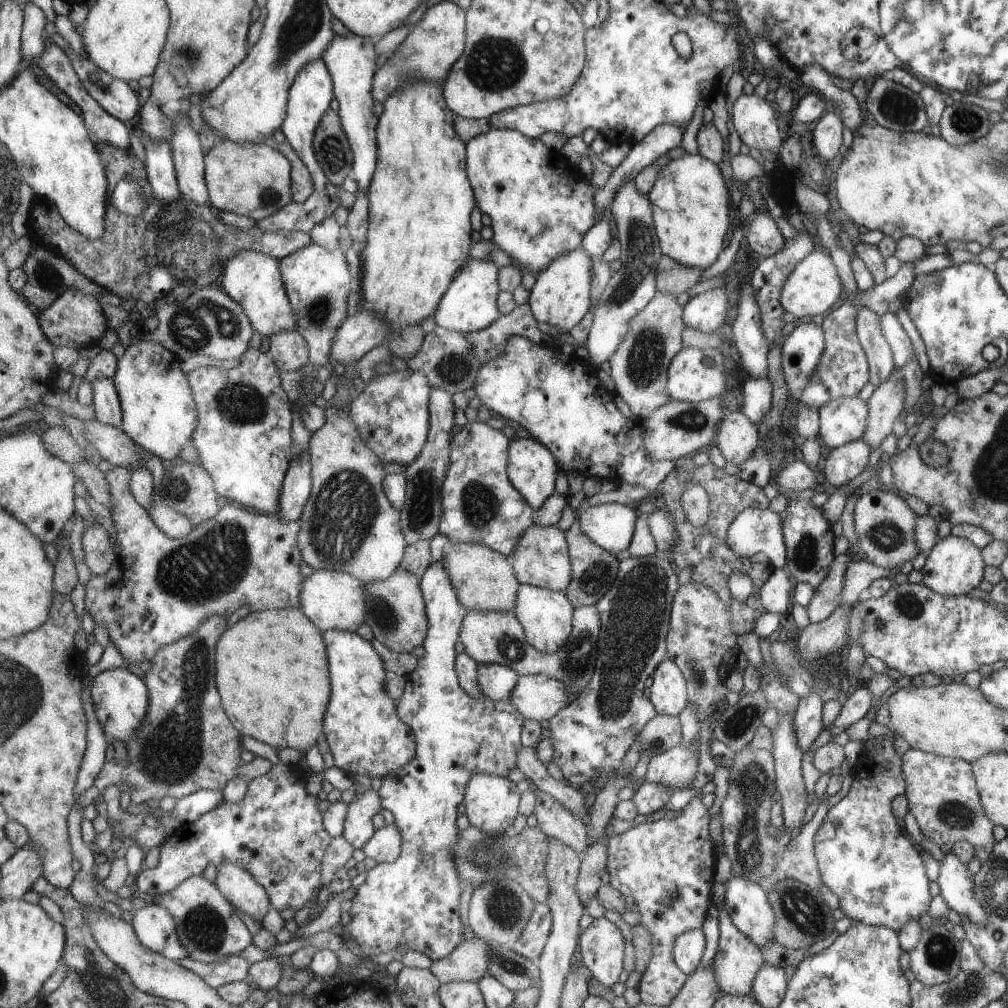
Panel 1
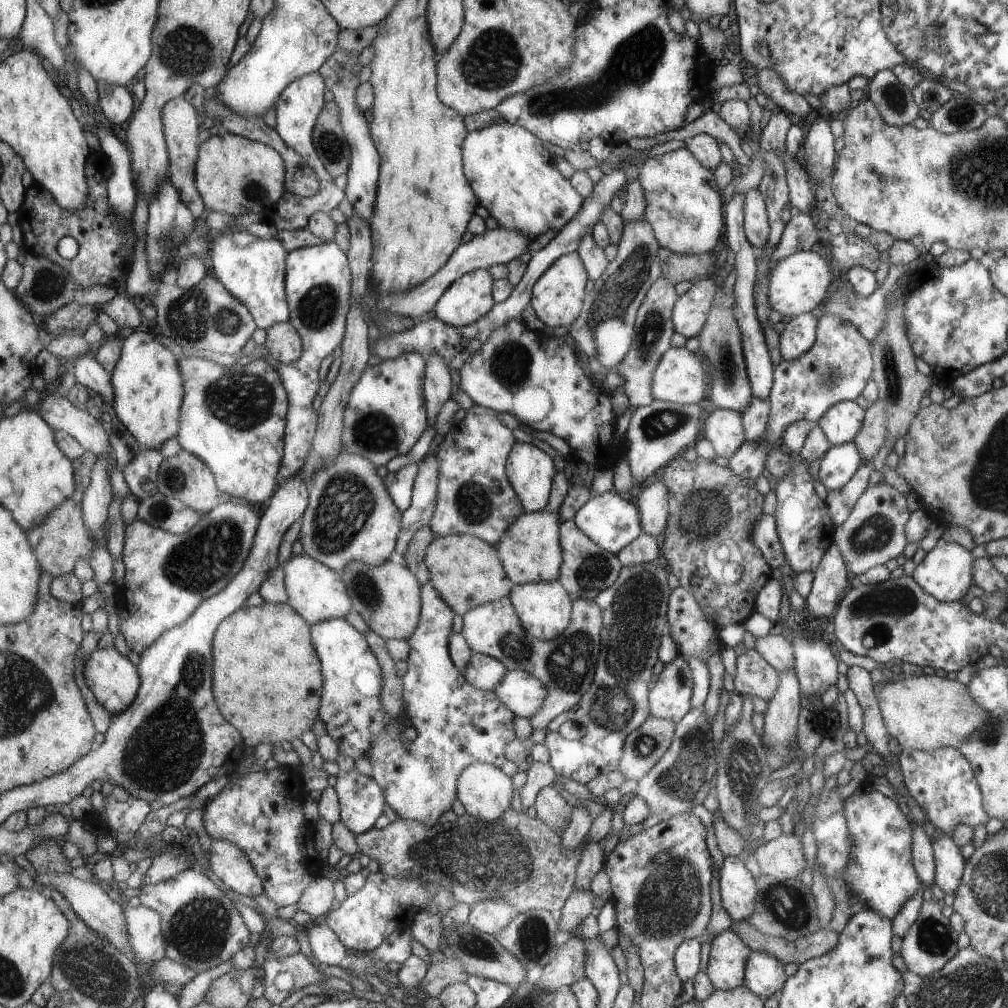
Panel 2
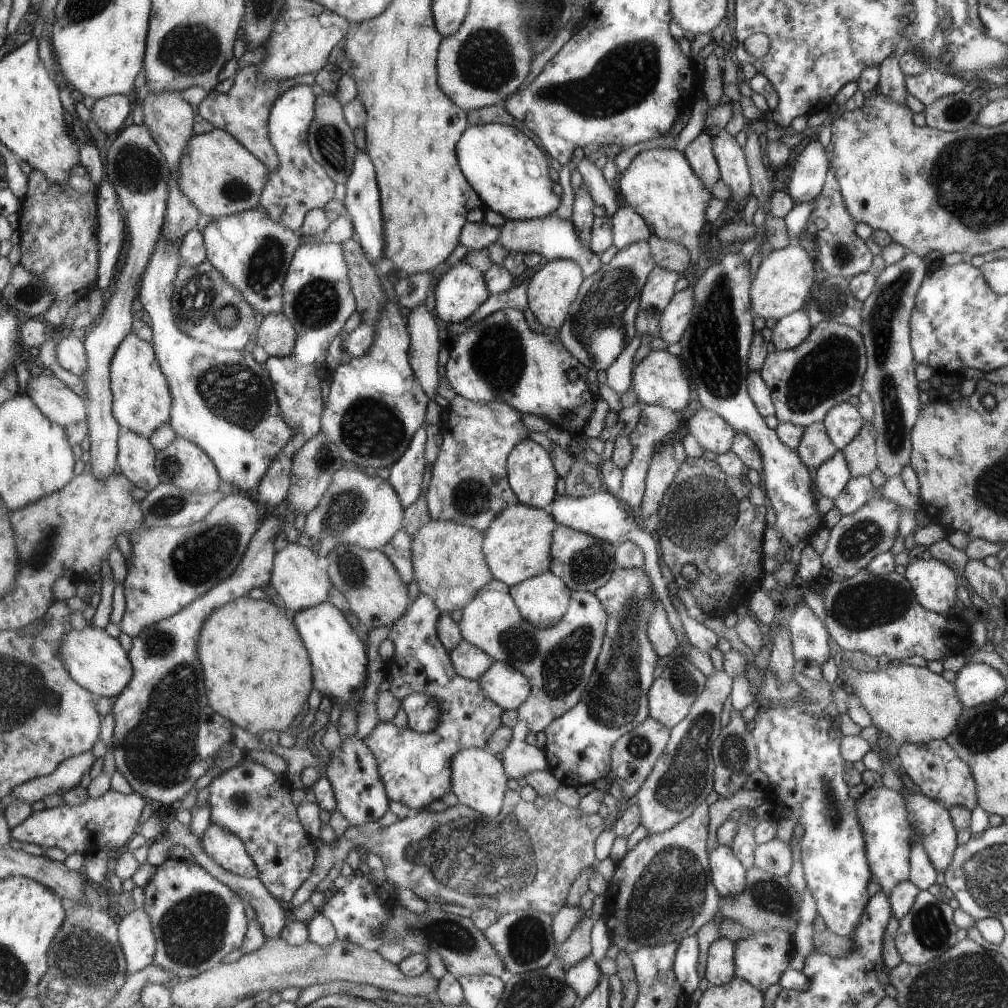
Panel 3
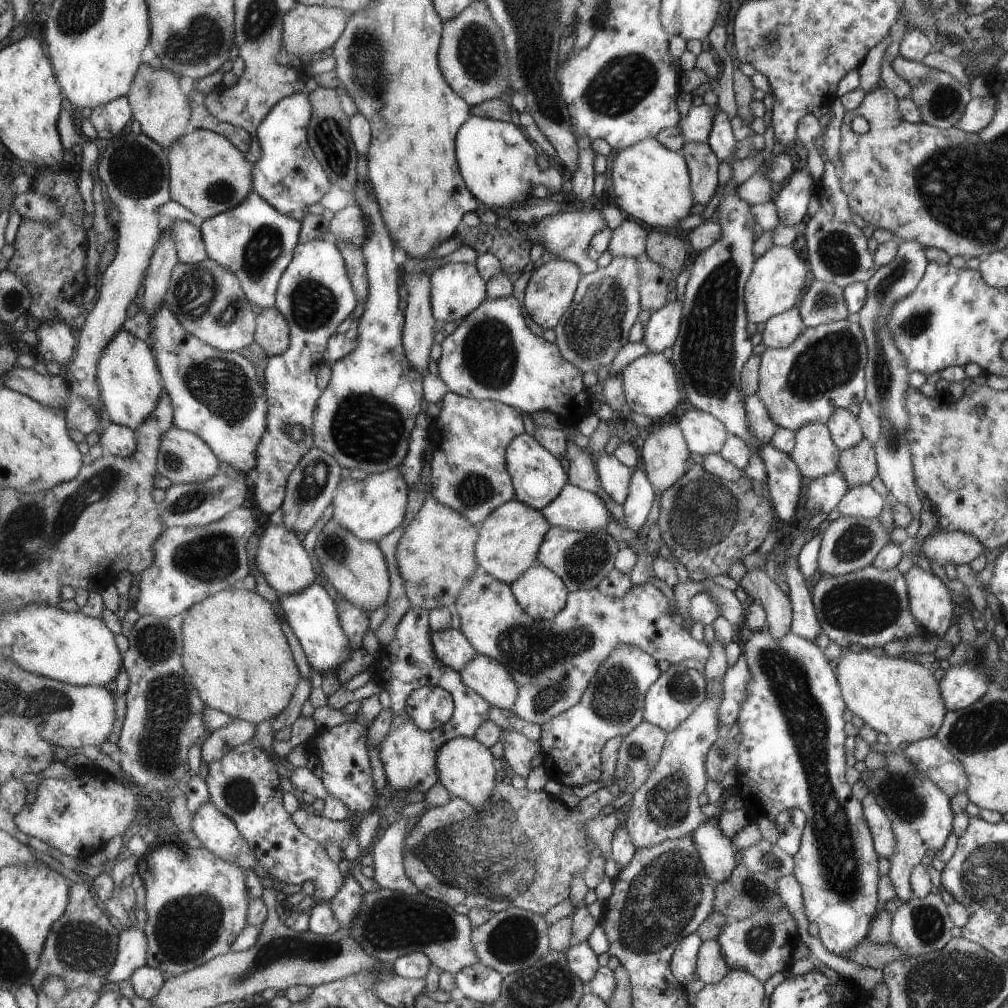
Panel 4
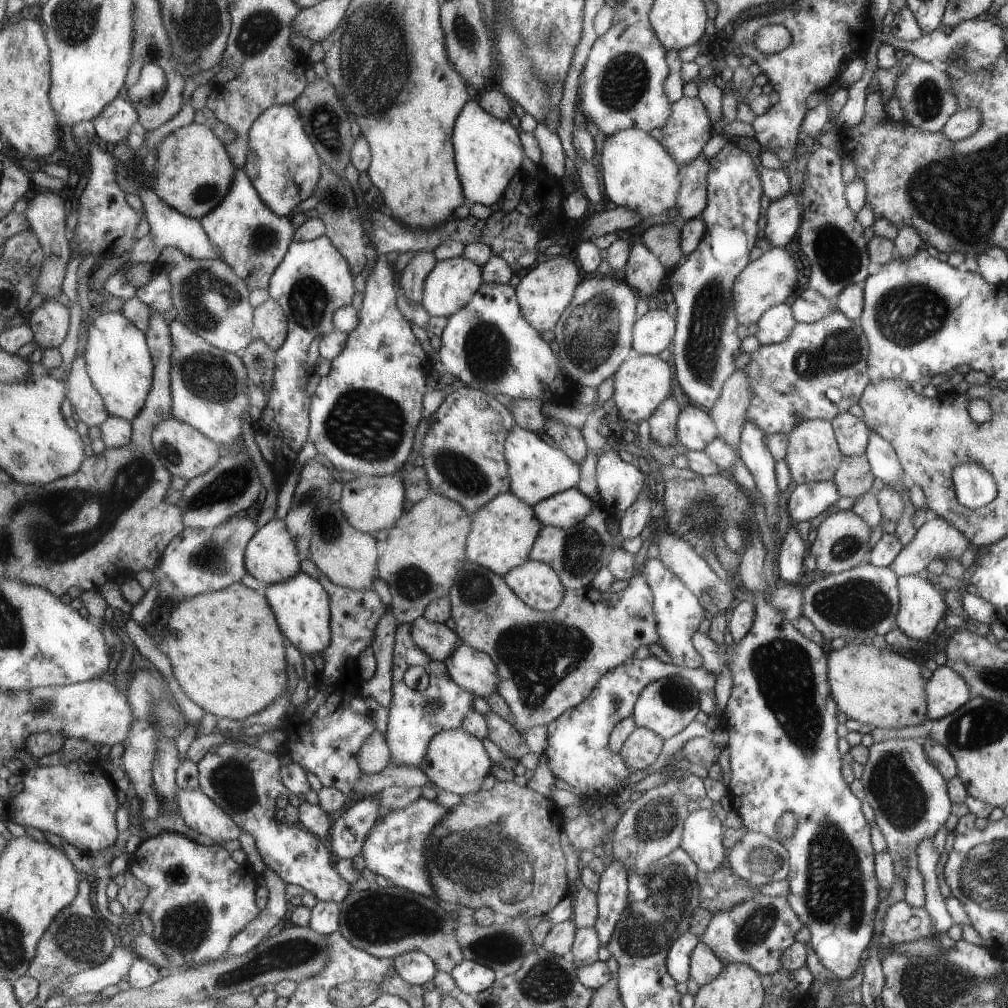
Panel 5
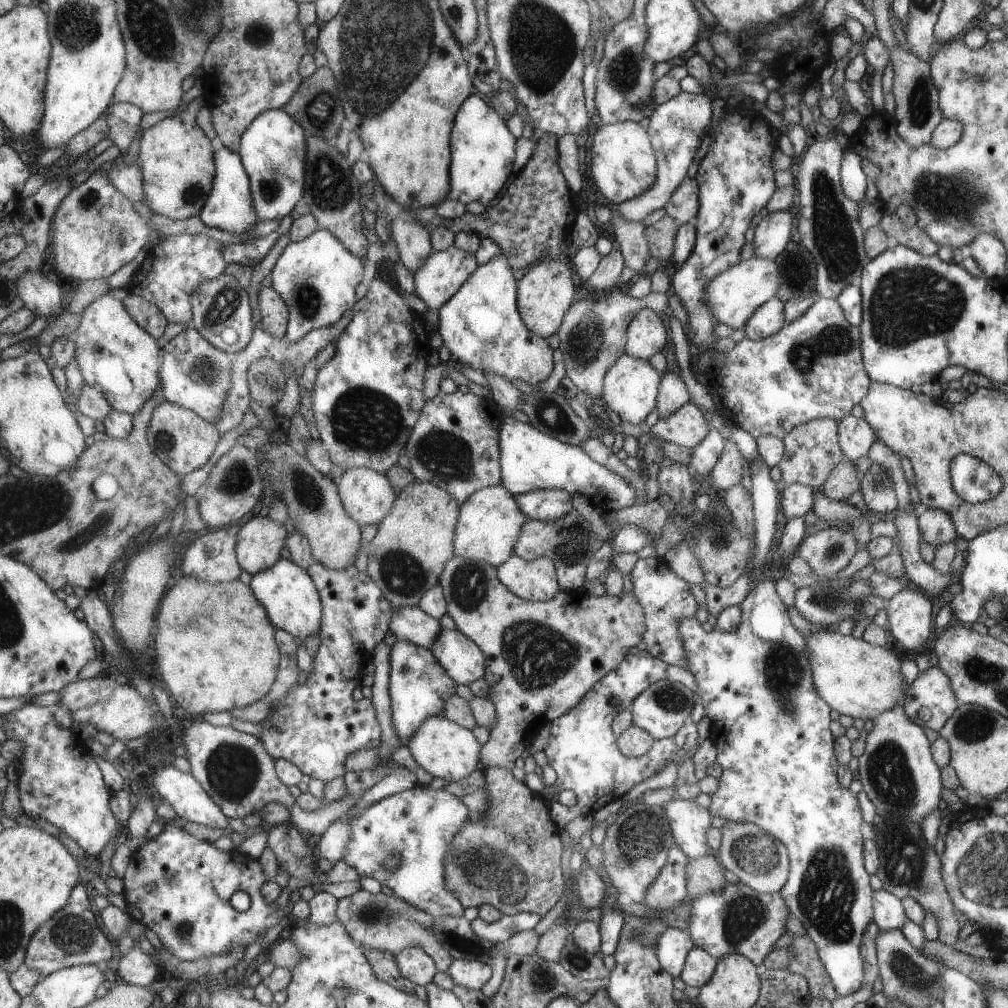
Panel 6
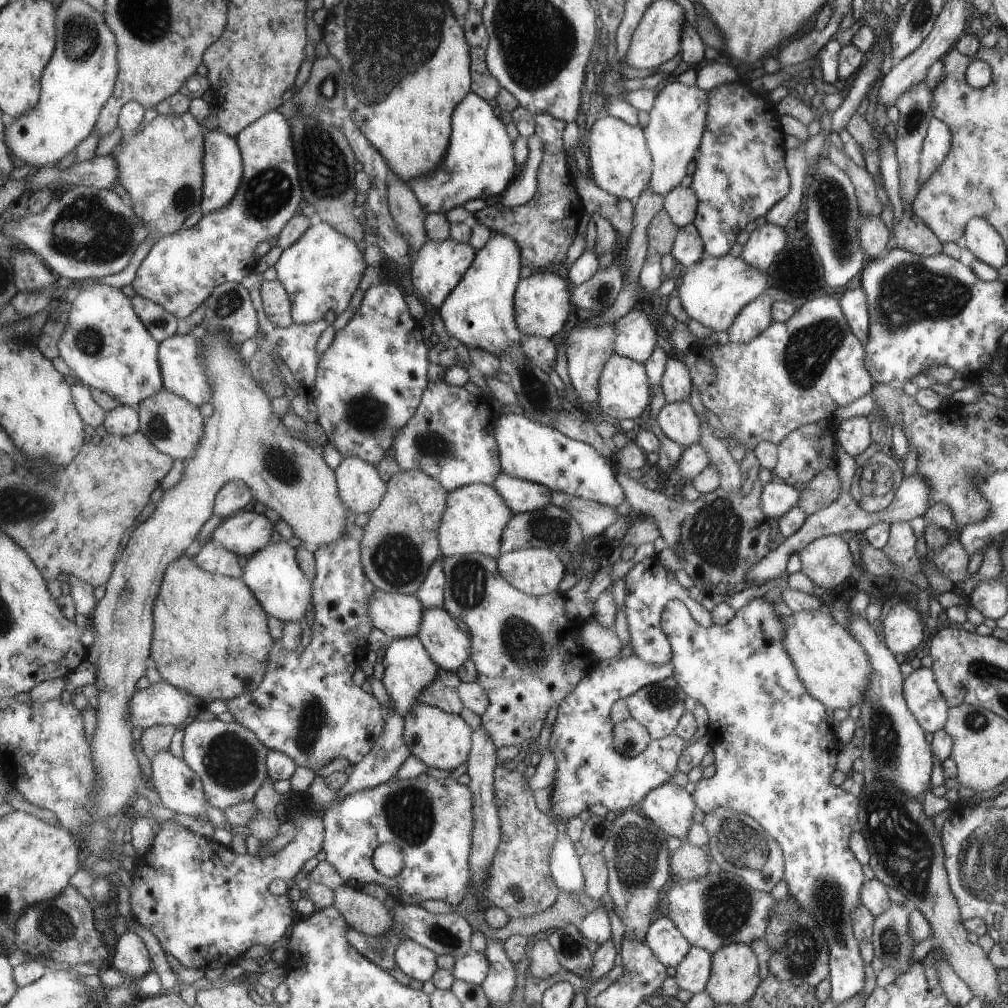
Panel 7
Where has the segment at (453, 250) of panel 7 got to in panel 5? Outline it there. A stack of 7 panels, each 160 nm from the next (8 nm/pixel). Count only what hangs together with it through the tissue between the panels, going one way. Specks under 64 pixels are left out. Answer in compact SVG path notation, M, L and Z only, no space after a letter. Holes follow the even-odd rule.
M465 256L438 262L432 273L429 274L424 286L424 299L422 302L429 316L449 318L465 308L465 305L470 302L473 295L484 283L482 272L481 265Z

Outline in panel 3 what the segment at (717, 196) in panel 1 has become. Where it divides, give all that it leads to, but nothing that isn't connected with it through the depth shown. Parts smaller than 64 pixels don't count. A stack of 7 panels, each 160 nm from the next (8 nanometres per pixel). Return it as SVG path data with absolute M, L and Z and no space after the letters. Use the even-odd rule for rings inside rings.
M674 148L641 151L622 173L620 184L627 204L633 205L647 221L650 234L684 246L689 251L691 263L696 264L700 255L699 234L705 224L705 202L711 196L684 153Z

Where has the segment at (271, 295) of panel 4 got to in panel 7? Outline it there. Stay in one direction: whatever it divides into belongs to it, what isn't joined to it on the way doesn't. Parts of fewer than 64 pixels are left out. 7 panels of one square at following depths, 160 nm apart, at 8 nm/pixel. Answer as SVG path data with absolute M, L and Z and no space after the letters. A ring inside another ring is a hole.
M217 127L207 132L204 148L205 189L201 210L203 214L209 214L233 203L233 198L237 196L237 190L241 188L241 182L244 180L244 161L237 137L231 136L223 128Z

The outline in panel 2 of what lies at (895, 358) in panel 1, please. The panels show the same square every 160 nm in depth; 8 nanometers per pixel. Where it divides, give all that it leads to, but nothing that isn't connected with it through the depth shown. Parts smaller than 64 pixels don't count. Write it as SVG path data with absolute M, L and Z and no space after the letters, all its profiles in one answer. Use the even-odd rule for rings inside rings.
M916 261L907 264L889 264L883 283L866 297L851 294L851 290L847 297L843 297L834 288L834 291L829 293L829 300L826 300L823 307L820 308L821 315L827 313L851 322L856 325L861 336L871 341L874 336L877 336L886 321L884 295L891 291L900 275L907 272L913 273L916 269L919 269Z

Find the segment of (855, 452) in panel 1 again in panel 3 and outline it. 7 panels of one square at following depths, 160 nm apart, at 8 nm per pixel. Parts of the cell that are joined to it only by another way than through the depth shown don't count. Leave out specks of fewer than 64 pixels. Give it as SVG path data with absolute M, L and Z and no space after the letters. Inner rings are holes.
M839 449L817 467L813 482L821 496L834 499L844 489L850 477L847 461L842 449Z

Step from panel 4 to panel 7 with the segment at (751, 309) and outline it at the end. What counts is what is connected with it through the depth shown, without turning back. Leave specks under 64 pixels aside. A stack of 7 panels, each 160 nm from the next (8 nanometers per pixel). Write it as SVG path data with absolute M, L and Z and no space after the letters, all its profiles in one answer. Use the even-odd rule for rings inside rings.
M704 256L693 267L682 270L681 285L674 293L689 319L711 331L727 331L740 312L766 290L765 286L765 274L741 258Z

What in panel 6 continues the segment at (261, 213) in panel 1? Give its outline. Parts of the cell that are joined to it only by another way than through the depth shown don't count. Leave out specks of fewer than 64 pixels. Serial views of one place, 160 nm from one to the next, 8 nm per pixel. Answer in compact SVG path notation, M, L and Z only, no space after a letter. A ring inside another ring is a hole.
M202 94L182 110L177 111L173 117L159 121L143 133L136 162L142 166L144 174L145 204L153 214L163 215L176 221L190 219L200 214L213 190L216 148L212 146L212 140L198 121L198 112L205 106L204 101L205 94Z

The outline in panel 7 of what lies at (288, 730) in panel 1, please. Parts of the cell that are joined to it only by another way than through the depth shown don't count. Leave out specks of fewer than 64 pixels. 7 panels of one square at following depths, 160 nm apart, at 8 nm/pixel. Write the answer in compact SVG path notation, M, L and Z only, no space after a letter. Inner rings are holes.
M184 555L169 566L161 584L161 596L155 606L155 636L150 661L162 679L199 696L203 705L211 700L237 698L257 690L268 672L269 654L275 644L268 623L268 613L242 578L208 572L193 557Z

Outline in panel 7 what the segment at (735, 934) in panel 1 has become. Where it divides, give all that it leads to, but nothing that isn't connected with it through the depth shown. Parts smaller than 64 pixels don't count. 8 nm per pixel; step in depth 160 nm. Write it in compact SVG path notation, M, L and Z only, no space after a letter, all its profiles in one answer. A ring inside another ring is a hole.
M692 947L688 955L675 967L675 983L680 990L695 995L704 991L711 975L712 954L707 950Z

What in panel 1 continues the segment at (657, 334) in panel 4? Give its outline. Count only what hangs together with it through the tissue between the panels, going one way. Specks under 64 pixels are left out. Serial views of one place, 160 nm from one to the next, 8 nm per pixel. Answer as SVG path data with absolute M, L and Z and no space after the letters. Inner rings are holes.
M723 287L710 289L689 299L683 306L685 326L710 333L723 324L730 303L725 291Z

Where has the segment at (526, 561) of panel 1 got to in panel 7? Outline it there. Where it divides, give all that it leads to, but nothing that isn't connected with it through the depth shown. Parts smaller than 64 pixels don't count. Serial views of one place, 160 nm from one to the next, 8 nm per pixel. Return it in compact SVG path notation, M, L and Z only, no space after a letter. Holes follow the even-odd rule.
M482 483L469 484L448 493L448 508L441 518L440 548L447 558L452 555L470 555L482 553L499 559L502 556L501 540L504 540L505 528L514 513L509 509L505 498L493 485Z

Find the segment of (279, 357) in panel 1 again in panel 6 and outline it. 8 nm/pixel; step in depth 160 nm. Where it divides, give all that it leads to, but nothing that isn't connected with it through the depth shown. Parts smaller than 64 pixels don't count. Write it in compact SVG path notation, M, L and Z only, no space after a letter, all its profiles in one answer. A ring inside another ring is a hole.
M261 287L260 309L262 326L265 331L278 338L283 338L290 323L290 310L285 299L277 289Z

